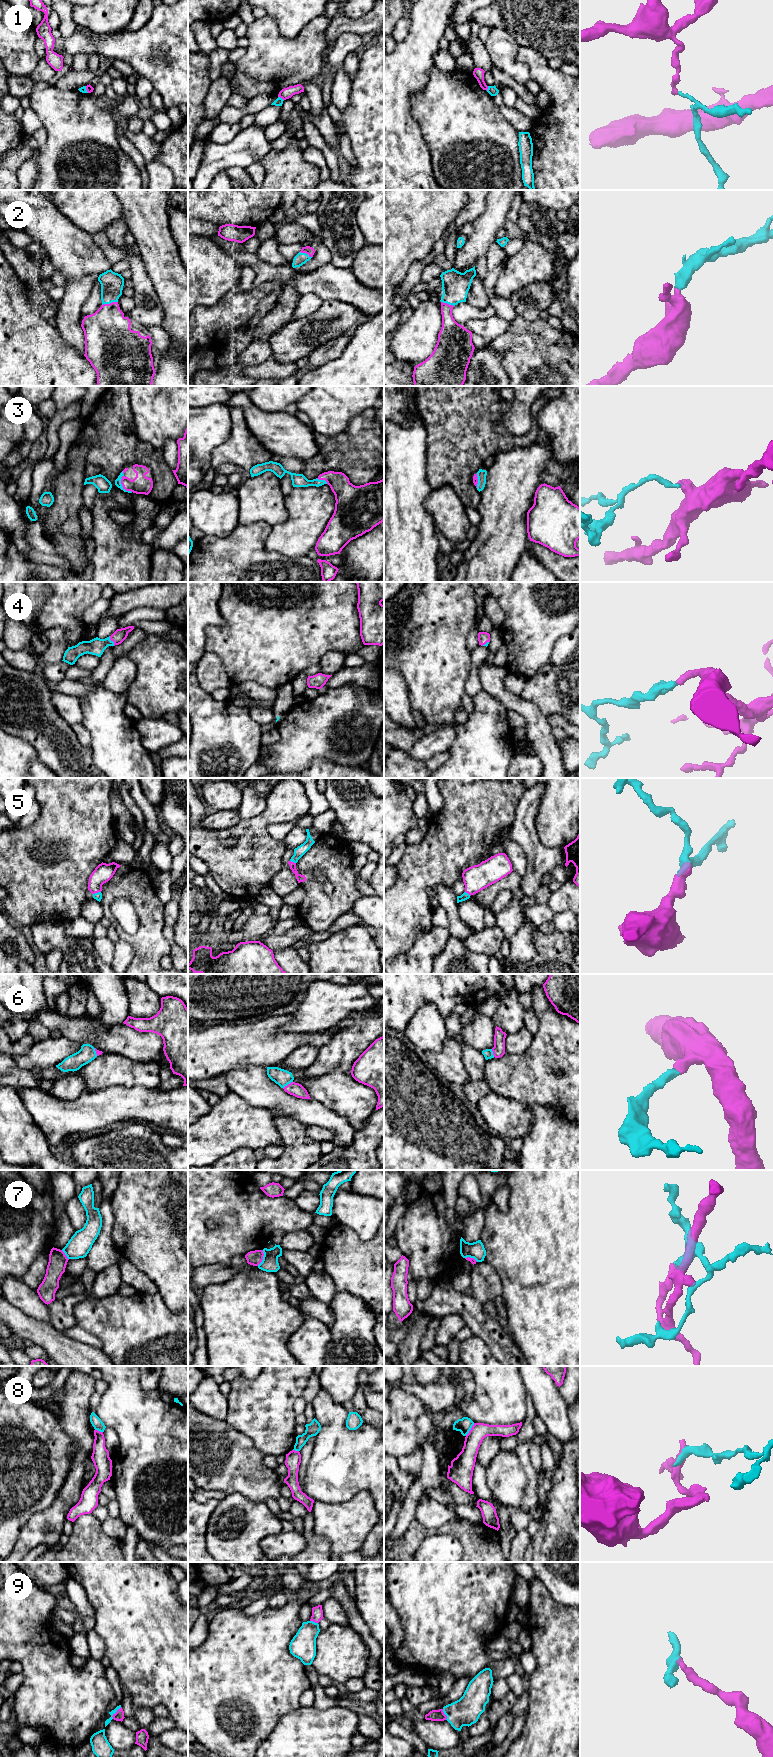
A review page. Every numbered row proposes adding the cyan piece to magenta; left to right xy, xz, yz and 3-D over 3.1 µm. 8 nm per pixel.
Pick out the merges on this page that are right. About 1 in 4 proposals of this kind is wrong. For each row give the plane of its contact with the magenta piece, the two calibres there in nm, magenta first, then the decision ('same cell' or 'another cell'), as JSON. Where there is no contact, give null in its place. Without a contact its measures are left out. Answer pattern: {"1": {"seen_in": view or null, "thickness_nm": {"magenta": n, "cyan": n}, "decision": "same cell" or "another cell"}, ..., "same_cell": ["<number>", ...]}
{"1": {"seen_in": "xz", "thickness_nm": {"magenta": 90, "cyan": 60}, "decision": "another cell"}, "2": {"seen_in": "xy", "thickness_nm": {"magenta": 380, "cyan": 180}, "decision": "same cell"}, "3": {"seen_in": "xy", "thickness_nm": {"magenta": 150, "cyan": 50}, "decision": "same cell"}, "4": {"seen_in": "xy", "thickness_nm": {"magenta": 100, "cyan": 140}, "decision": "same cell"}, "5": {"seen_in": "xy", "thickness_nm": {"magenta": 150, "cyan": 60}, "decision": "same cell"}, "6": {"seen_in": "xz", "thickness_nm": {"magenta": 110, "cyan": 130}, "decision": "same cell"}, "7": {"seen_in": "xz", "thickness_nm": {"magenta": 120, "cyan": 130}, "decision": "another cell"}, "8": {"seen_in": "yz", "thickness_nm": {"magenta": 150, "cyan": 120}, "decision": "another cell"}, "9": {"seen_in": "xy", "thickness_nm": {"magenta": 80, "cyan": 40}, "decision": "same cell"}, "same_cell": ["2", "3", "4", "5", "6", "9"]}

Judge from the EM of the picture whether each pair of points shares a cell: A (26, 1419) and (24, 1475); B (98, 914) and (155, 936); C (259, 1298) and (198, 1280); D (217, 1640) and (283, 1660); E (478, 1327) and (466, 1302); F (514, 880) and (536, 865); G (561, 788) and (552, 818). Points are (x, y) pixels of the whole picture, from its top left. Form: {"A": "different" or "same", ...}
{"A": "same", "B": "different", "C": "different", "D": "same", "E": "same", "F": "different", "G": "same"}

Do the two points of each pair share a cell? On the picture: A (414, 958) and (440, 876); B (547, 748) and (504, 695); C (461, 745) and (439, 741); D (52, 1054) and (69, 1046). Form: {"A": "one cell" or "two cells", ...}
{"A": "two cells", "B": "one cell", "C": "two cells", "D": "one cell"}

